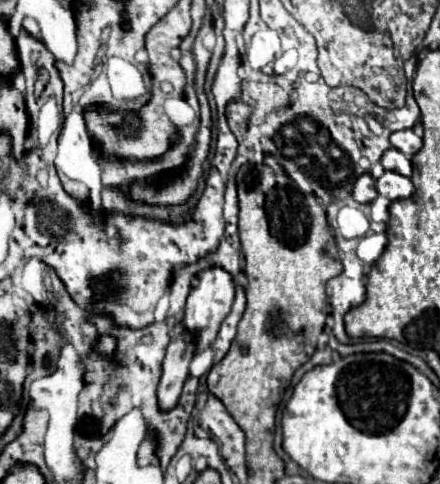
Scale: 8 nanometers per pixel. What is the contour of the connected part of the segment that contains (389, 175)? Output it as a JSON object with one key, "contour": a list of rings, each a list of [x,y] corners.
{"contour":[[[384,172],[376,180],[376,190],[380,196],[386,196],[388,200],[400,200],[400,198],[410,198],[414,196],[414,184],[410,178],[394,172]]]}

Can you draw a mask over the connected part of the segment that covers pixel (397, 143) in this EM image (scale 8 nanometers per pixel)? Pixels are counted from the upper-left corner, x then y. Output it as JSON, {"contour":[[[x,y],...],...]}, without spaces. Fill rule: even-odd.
{"contour":[[[398,130],[390,136],[390,142],[396,150],[406,156],[414,156],[422,148],[422,138],[414,134],[414,130]]]}

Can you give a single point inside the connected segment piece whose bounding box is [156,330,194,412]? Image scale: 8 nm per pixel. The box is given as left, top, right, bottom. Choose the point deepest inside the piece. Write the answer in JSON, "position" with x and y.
{"position":[180,351]}

